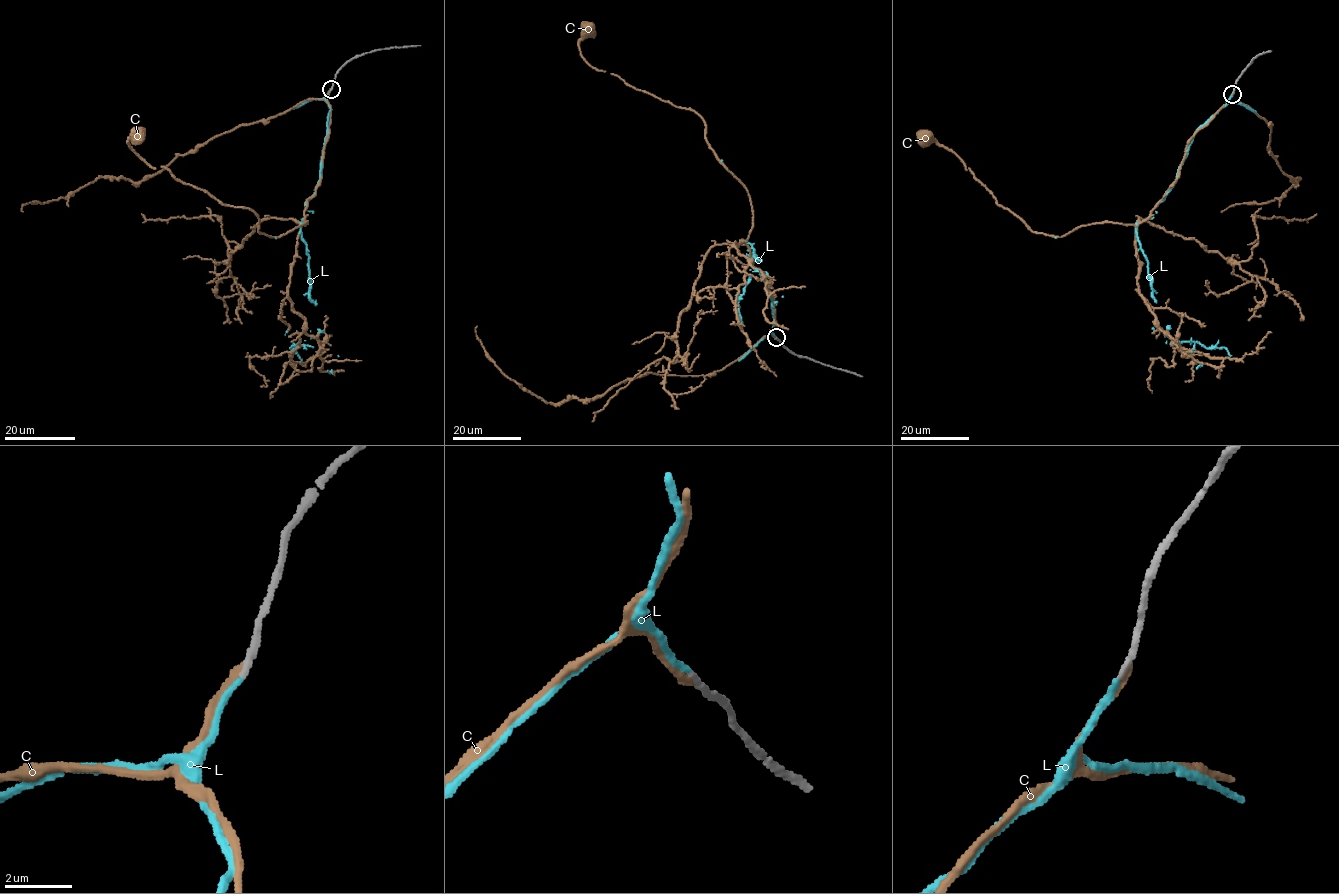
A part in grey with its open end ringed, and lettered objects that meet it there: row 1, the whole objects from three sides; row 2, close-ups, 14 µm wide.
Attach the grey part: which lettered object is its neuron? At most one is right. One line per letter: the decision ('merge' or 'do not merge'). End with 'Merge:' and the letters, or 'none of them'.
C: do not merge
L: merge
Merge: L

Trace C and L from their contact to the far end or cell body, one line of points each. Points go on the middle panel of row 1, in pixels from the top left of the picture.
C: (776, 338), (773, 296), (747, 245), (745, 187), (697, 113), (593, 68), (579, 48), (586, 29)
L: (776, 337), (772, 298), (750, 262), (746, 240), (760, 261), (738, 299), (776, 304)

